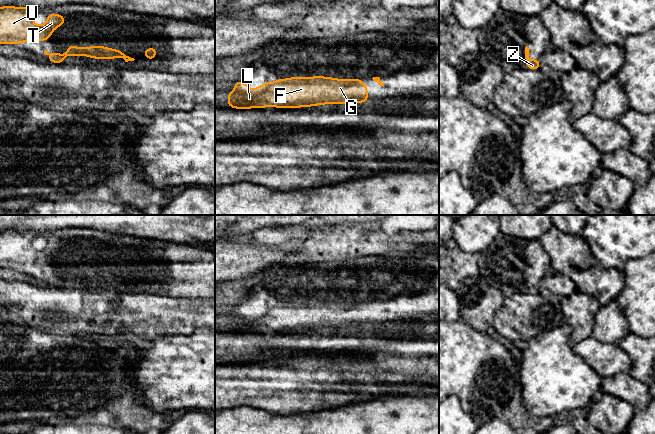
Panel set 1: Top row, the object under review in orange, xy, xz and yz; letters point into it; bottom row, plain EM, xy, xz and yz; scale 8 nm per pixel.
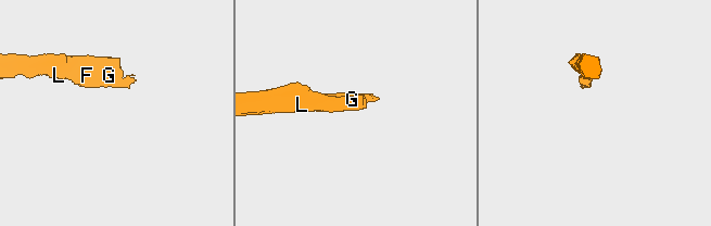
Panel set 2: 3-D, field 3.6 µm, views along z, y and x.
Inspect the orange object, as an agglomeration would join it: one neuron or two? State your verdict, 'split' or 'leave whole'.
leave whole

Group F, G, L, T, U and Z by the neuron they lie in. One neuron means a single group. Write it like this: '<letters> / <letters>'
F G L T U Z

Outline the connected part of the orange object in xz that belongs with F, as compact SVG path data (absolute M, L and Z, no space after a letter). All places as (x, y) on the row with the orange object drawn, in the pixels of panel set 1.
M291 77L267 82L258 89L249 89L239 80L235 91L226 93L227 106L236 109L296 108L320 104L356 104L368 102L368 88L361 79L342 80L330 77Z

